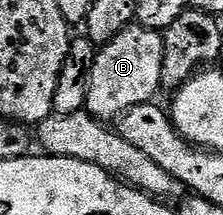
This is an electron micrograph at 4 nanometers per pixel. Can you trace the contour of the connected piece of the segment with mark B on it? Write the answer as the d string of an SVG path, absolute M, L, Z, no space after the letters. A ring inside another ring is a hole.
M136 22L124 28L115 38L111 38L111 42L103 45L98 51L97 57L93 59L93 65L89 71L89 89L87 90L87 102L85 103L84 111L99 121L113 122L127 110L131 110L140 104L150 103L156 97L153 95L162 91L161 71L163 70L164 49L165 37L158 29L142 28Z

